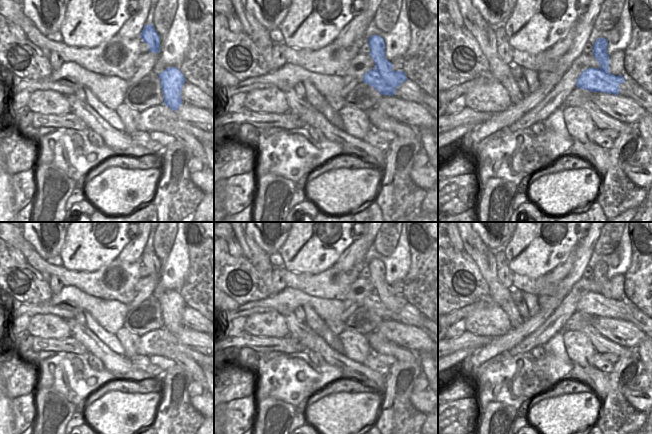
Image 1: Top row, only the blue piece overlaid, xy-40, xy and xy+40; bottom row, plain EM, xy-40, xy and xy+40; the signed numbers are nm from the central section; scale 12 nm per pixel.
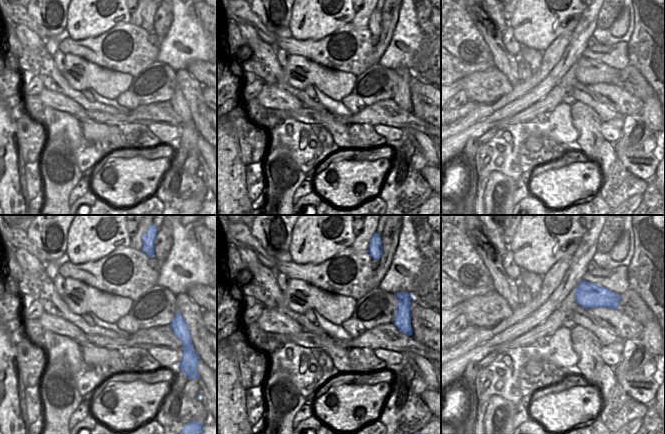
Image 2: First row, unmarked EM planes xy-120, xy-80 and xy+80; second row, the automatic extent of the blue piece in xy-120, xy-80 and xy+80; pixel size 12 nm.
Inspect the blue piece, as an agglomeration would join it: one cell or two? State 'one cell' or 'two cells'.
two cells

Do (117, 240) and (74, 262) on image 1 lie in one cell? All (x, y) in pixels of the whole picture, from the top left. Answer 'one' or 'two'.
one

